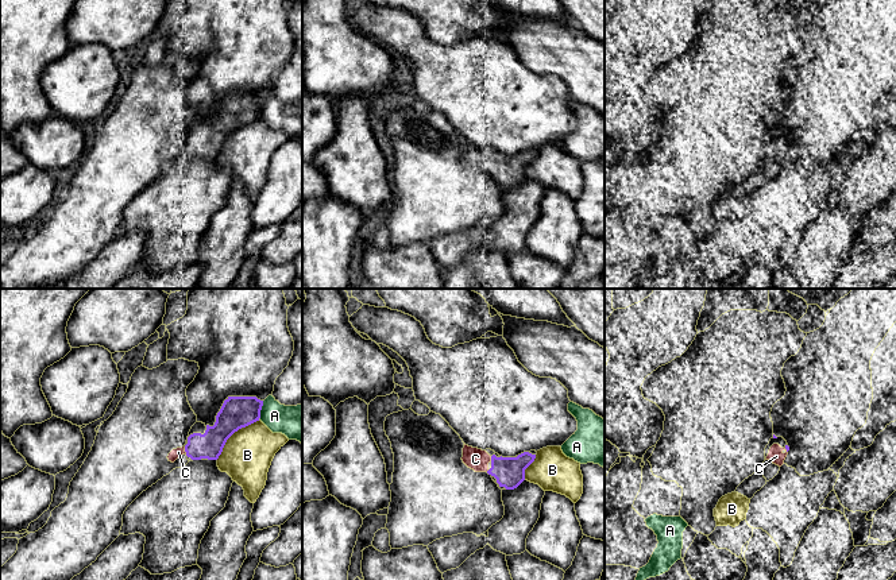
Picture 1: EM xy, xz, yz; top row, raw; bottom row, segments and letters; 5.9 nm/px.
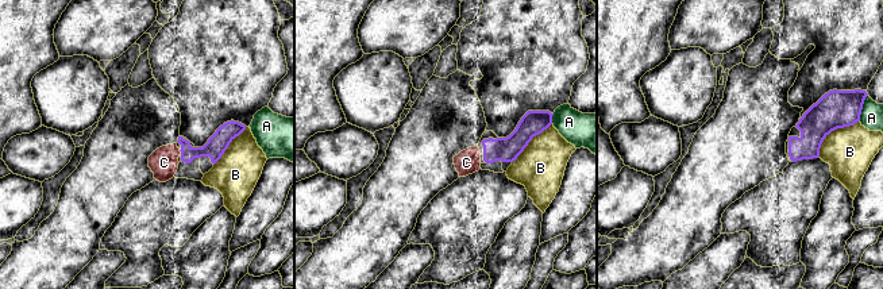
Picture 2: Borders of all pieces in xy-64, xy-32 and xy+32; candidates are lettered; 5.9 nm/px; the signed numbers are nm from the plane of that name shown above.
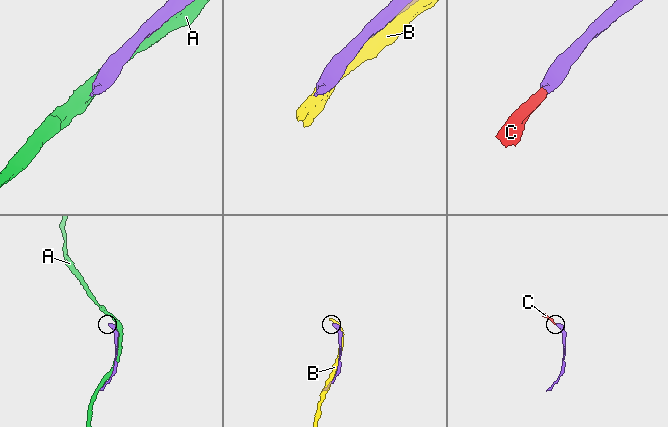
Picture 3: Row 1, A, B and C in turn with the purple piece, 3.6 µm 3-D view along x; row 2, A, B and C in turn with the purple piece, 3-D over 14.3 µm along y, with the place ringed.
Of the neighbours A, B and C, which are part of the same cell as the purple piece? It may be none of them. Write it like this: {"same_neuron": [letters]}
{"same_neuron": ["C"]}

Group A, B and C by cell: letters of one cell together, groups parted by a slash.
A / B / C

